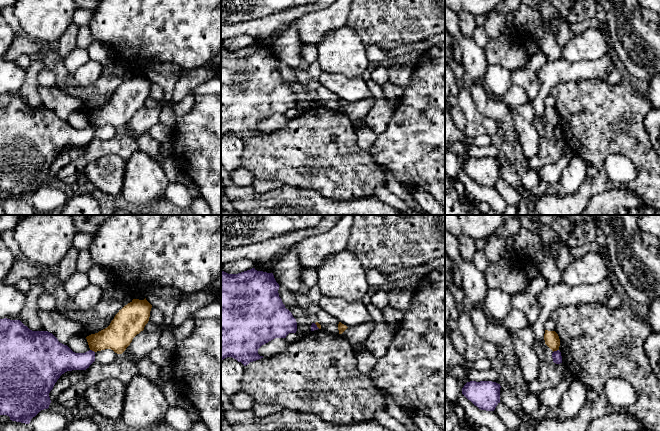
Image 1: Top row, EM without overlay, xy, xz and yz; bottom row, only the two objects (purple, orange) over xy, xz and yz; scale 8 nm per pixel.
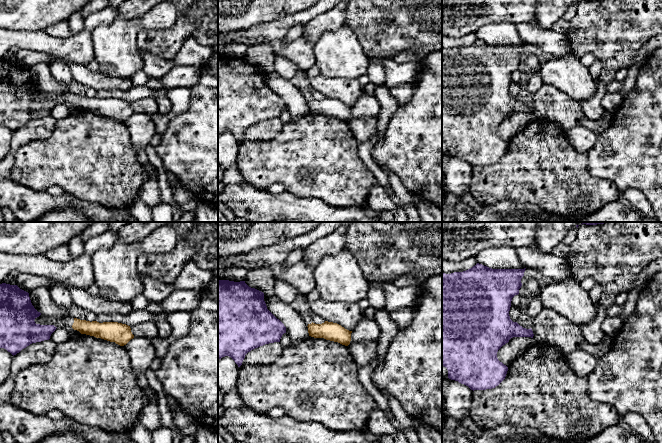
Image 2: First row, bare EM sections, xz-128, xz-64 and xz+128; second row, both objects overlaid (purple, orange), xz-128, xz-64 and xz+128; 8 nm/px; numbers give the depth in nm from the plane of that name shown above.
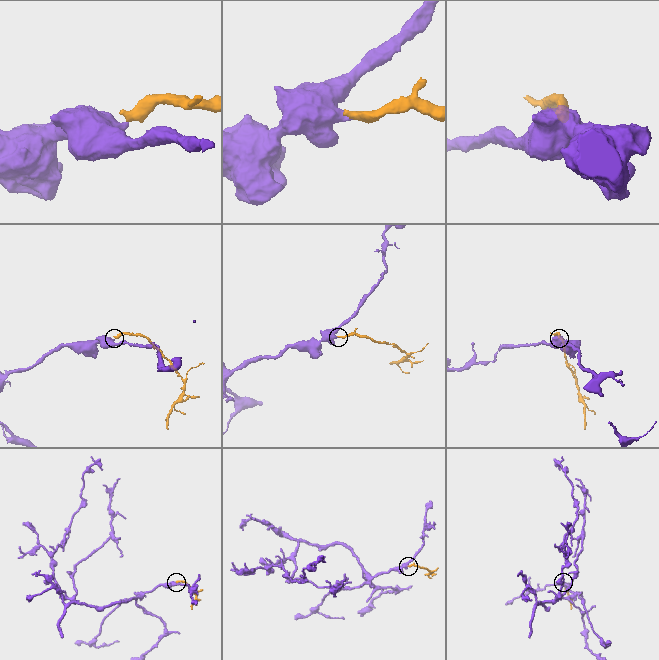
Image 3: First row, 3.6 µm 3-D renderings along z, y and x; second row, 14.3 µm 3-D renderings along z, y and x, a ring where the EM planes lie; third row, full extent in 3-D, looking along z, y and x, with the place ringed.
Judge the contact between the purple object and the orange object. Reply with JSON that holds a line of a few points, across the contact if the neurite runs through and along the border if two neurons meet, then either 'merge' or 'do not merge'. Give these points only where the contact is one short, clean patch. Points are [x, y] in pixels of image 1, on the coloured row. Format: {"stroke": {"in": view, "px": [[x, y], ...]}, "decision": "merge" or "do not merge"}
{"stroke": {"in": "yz", "px": [[558, 349], [553, 352]]}, "decision": "do not merge"}

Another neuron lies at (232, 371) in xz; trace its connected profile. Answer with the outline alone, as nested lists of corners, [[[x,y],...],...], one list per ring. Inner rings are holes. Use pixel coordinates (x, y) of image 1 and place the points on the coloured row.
[[[232,357],[221,361],[221,390],[228,396],[242,391],[244,365]]]

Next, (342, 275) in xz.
[[[344,249],[330,253],[318,268],[318,287],[322,296],[337,297],[346,302],[362,301],[370,284],[366,269],[355,254]]]

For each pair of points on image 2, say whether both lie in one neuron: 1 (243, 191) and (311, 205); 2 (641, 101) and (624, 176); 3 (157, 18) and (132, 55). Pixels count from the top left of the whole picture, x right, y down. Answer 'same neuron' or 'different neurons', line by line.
1: same neuron
2: same neuron
3: same neuron

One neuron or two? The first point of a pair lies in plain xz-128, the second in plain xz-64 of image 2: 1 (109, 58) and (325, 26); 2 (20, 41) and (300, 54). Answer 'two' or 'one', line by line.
1: two
2: one

